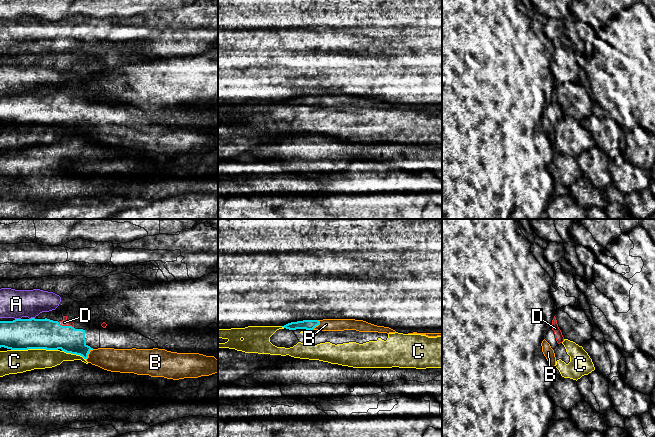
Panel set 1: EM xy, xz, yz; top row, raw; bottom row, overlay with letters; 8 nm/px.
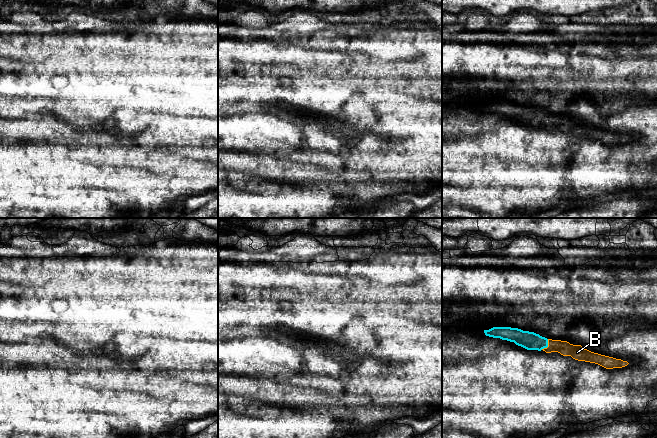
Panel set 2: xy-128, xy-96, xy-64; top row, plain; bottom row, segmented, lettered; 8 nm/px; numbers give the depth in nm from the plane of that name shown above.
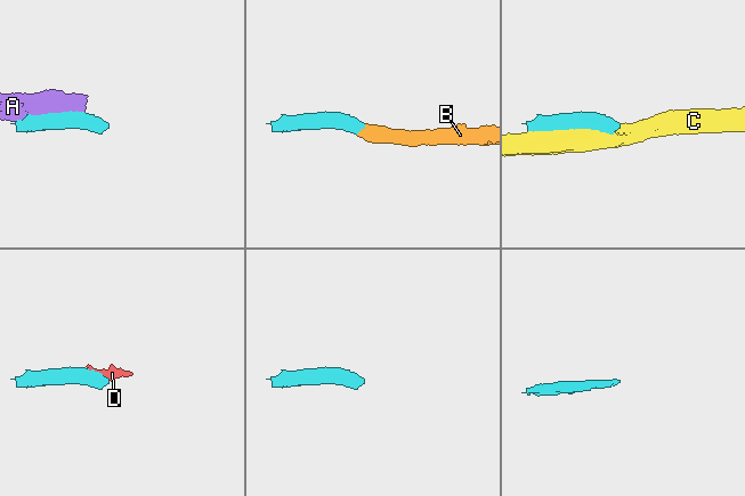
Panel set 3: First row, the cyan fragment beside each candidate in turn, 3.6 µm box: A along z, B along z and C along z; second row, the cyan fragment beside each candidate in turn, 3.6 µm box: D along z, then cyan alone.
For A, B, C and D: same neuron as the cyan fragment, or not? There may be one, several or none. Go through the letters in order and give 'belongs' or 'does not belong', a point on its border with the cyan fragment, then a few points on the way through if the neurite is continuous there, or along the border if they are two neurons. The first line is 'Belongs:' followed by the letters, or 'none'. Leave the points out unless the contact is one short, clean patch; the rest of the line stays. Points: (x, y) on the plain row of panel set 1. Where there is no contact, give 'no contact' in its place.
Belongs: B, D
A: does not belong; meets cyan in xy at (31, 94)
B: belongs; meets cyan in xy at (88, 129); runs through xy (70, 116), (88, 129), (92, 132), (115, 136)
C: does not belong; meets cyan in xy at (34, 124)
D: belongs; meets cyan in xy at (66, 102); runs through xy (47, 110), (58, 110), (66, 102), (64, 98)

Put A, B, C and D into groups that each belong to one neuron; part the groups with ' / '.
A / B D / C

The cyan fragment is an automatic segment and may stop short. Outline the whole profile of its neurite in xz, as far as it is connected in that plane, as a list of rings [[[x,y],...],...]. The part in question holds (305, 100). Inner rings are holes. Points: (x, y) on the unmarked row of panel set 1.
[[[323,95],[323,96],[303,96],[291,98],[282,102],[289,106],[306,105],[322,107],[344,107],[356,106],[359,108],[395,109],[396,107],[384,102],[377,102],[363,96],[355,95]]]

